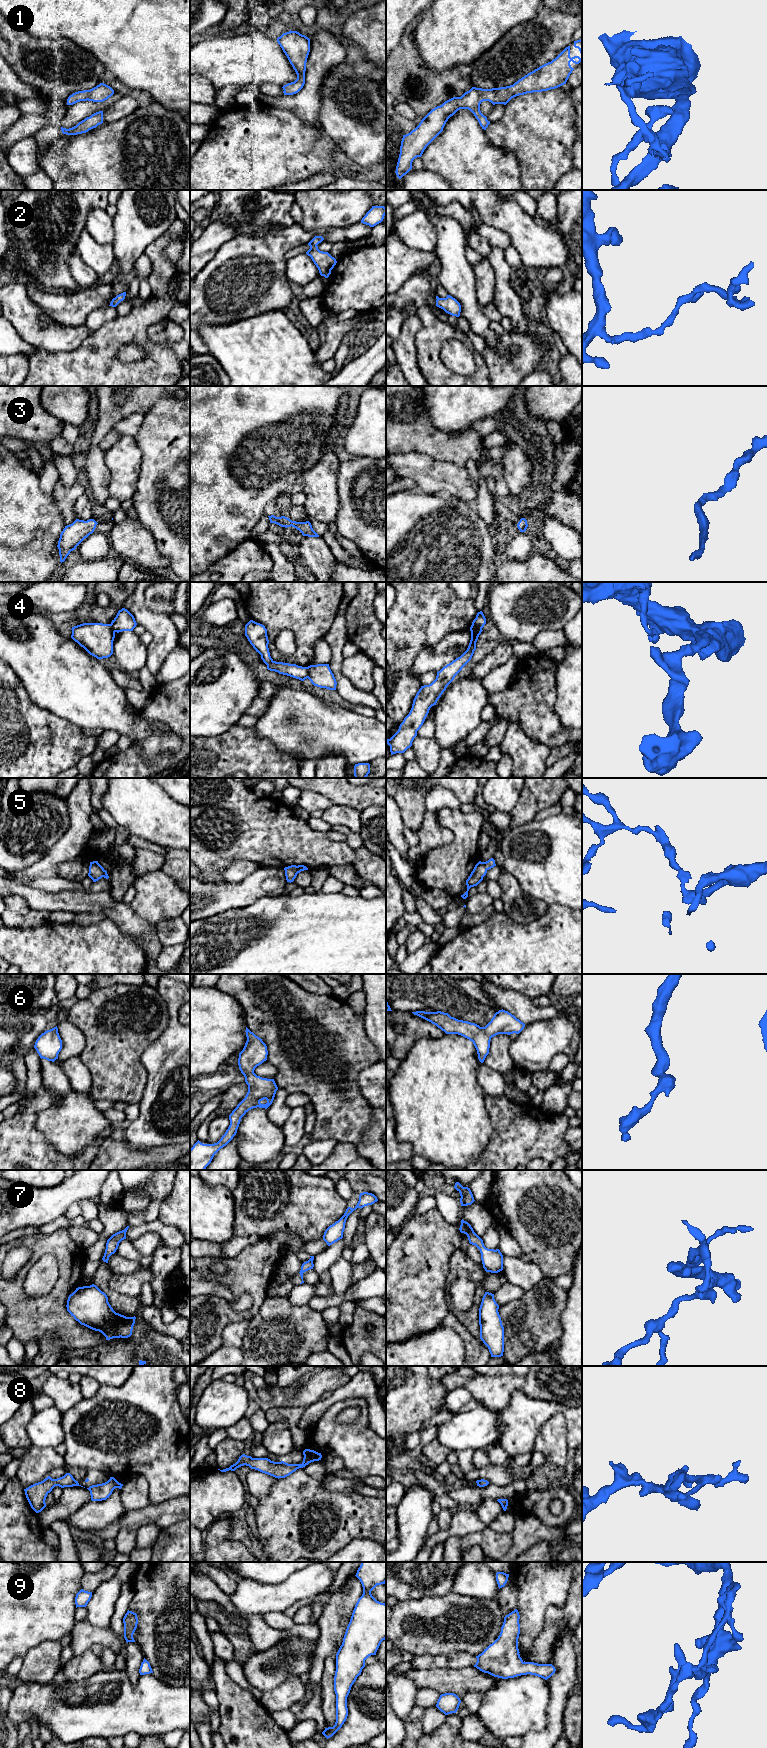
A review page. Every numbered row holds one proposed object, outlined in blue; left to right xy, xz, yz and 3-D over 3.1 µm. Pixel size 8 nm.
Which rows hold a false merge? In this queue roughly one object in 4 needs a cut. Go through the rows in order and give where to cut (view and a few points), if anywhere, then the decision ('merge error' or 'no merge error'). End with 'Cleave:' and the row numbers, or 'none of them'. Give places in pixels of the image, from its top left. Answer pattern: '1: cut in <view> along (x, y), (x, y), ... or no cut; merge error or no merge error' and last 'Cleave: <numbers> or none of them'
1: no cut; no merge error
2: no cut; no merge error
3: no cut; no merge error
4: cut in yz along (470, 627), (479, 627), (481, 629); merge error
5: no cut; no merge error
6: no cut; no merge error
7: no cut; no merge error
8: no cut; no merge error
9: no cut; no merge error
Cleave: 4

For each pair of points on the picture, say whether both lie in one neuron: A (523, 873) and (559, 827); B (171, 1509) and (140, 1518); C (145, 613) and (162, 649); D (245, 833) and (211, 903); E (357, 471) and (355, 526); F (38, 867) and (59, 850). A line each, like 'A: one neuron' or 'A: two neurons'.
A: one neuron
B: one neuron
C: one neuron
D: two neurons
E: one neuron
F: one neuron

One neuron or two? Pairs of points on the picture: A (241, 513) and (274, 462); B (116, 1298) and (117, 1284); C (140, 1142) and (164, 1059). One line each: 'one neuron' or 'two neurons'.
A: one neuron
B: two neurons
C: one neuron

